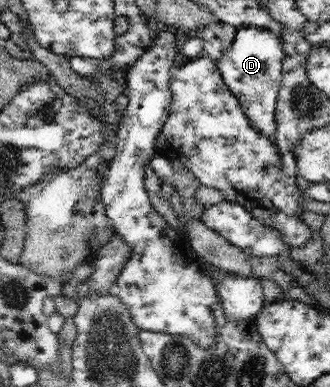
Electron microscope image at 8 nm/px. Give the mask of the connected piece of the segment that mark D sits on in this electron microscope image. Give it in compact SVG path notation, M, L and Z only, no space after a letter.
M240 25L230 49L217 61L225 84L240 102L242 111L262 135L276 143L276 99L281 88L282 59L284 59L283 36L276 37L270 30L255 25Z

